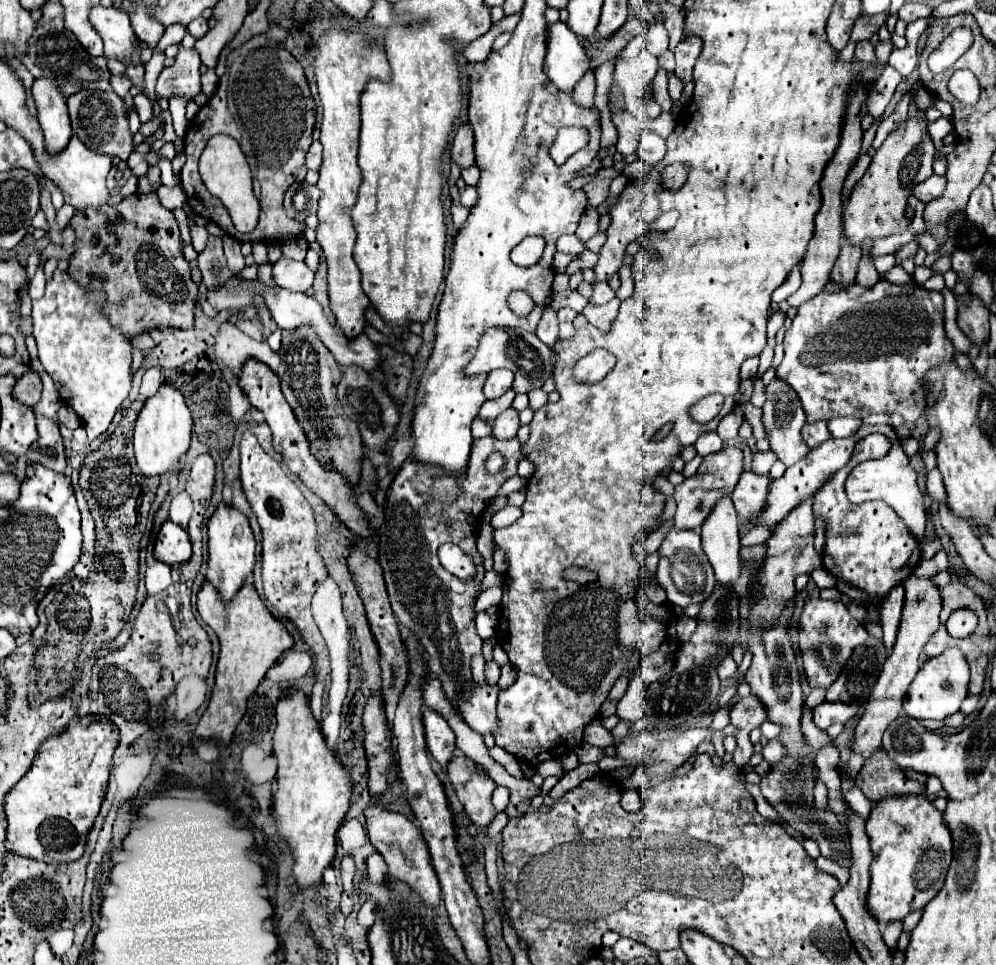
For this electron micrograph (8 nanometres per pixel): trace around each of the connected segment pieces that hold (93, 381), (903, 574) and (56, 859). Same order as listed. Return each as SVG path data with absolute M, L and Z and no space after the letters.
M55 270L45 294L33 300L35 340L39 360L53 378L61 398L79 414L89 440L99 438L111 424L131 390L131 358L135 348L101 314L103 294L87 294L67 272Z
M871 434L863 438L843 470L837 470L833 478L829 478L817 492L813 500L813 514L825 522L825 550L823 550L823 566L857 588L865 590L873 596L885 596L893 586L901 584L921 560L919 540L907 530L905 522L899 514L887 506L883 500L853 504L843 496L843 482L851 468L869 458L881 458L889 450L889 440L881 434Z
M105 716L73 718L73 722L67 726L63 734L43 742L31 770L5 796L5 814L9 822L5 848L13 854L19 854L37 862L47 862L47 864L75 862L85 850L87 836L93 828L93 822L105 798L111 758L117 744L119 744L119 730Z

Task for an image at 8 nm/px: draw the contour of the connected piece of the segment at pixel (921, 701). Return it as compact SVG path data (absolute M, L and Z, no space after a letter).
M949 648L943 654L929 658L921 670L917 672L915 680L911 682L905 700L903 710L907 716L919 718L919 720L945 720L947 716L959 712L961 702L967 698L969 690L969 666L967 658L959 648Z

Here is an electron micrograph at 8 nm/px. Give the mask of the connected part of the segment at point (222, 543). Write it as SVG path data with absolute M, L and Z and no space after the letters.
M219 504L215 514L209 520L209 568L207 568L207 580L215 586L223 602L229 602L239 588L245 584L245 580L253 574L255 566L255 538L249 528L247 518L225 504Z

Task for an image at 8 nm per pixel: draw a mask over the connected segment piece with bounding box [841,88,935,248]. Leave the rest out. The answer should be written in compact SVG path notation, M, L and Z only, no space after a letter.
M921 88L917 94L917 116L909 118L905 124L897 126L887 140L881 144L881 148L875 152L871 166L867 168L865 176L855 184L845 208L843 208L843 232L845 238L853 246L863 246L865 240L877 240L887 238L893 234L901 234L911 224L911 218L907 214L909 198L913 186L933 174L933 154L935 146L927 134L927 120L923 112L931 106L933 98L931 94Z

